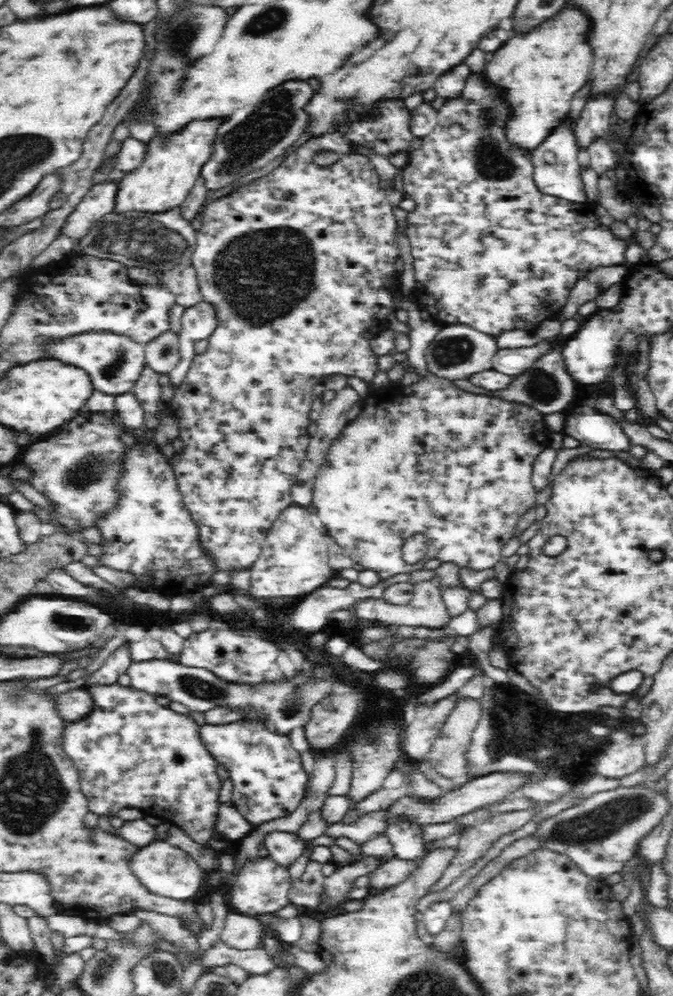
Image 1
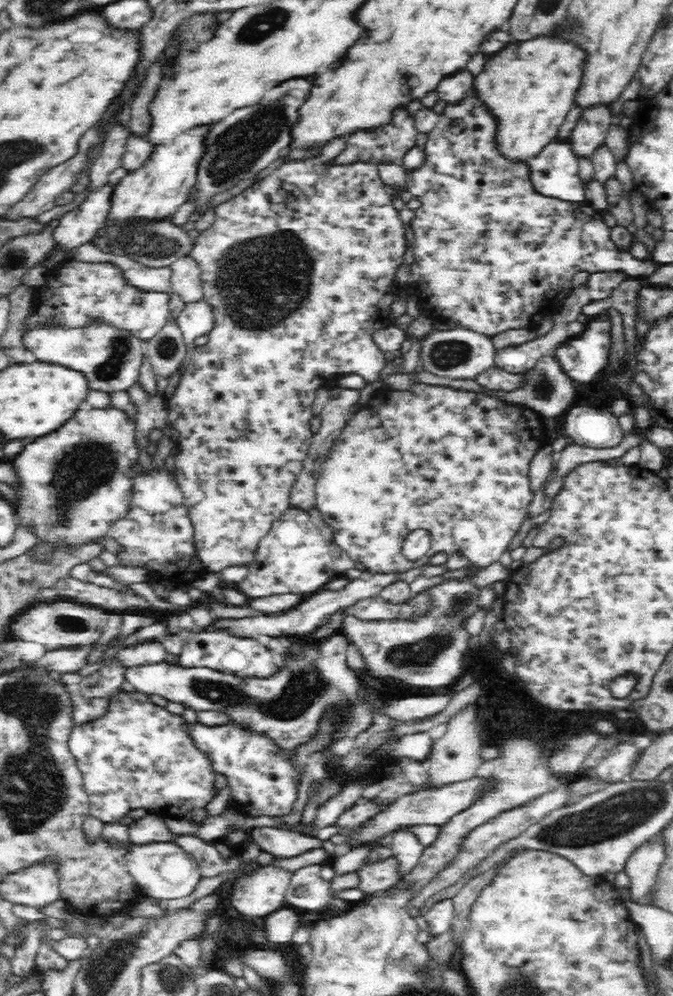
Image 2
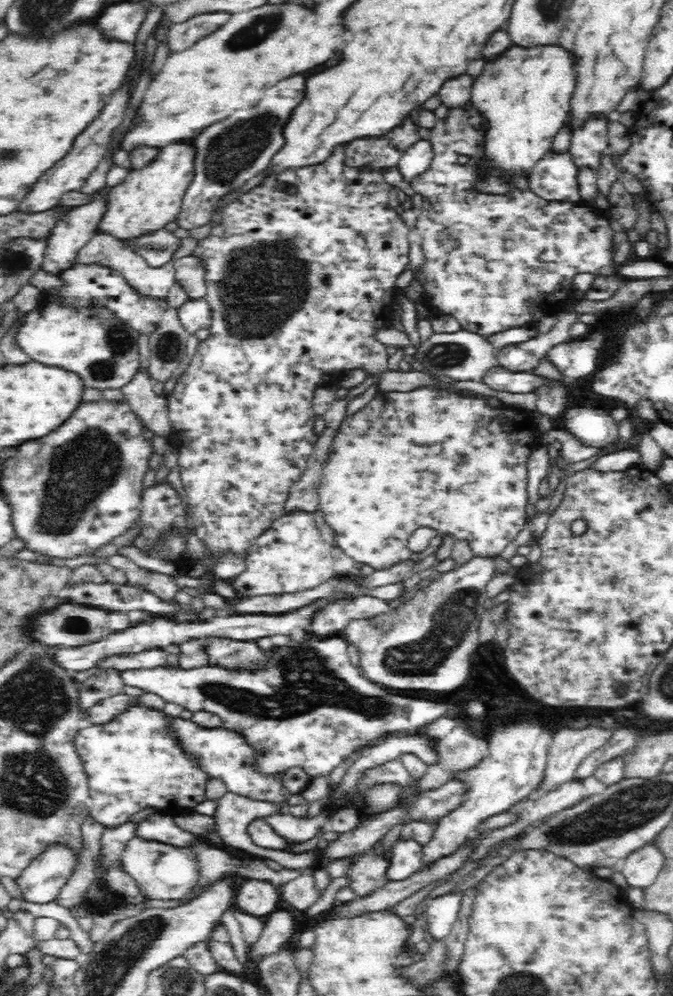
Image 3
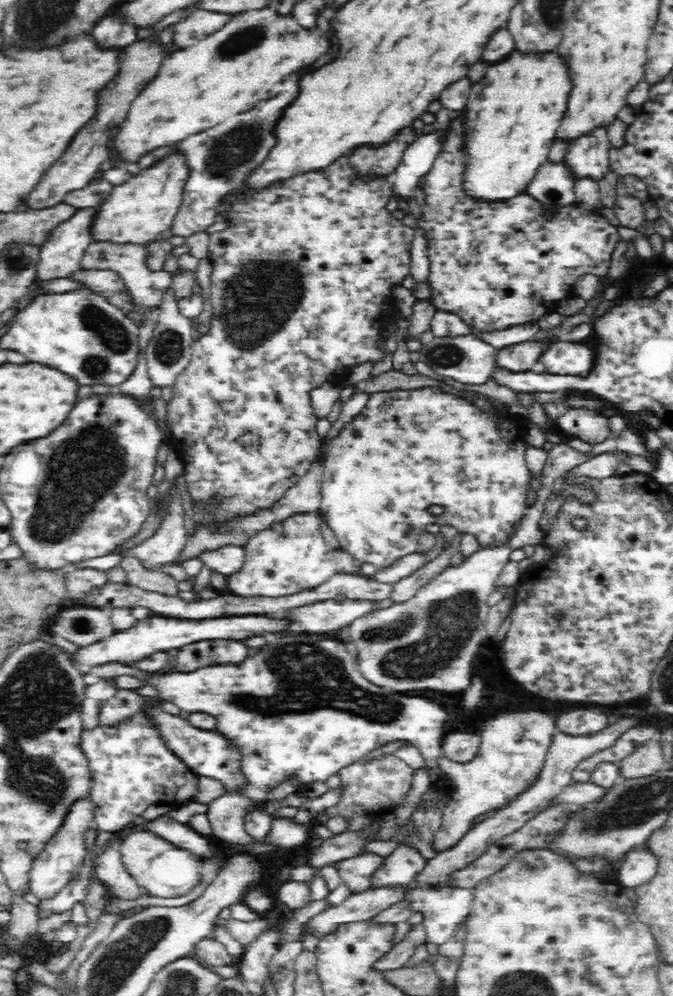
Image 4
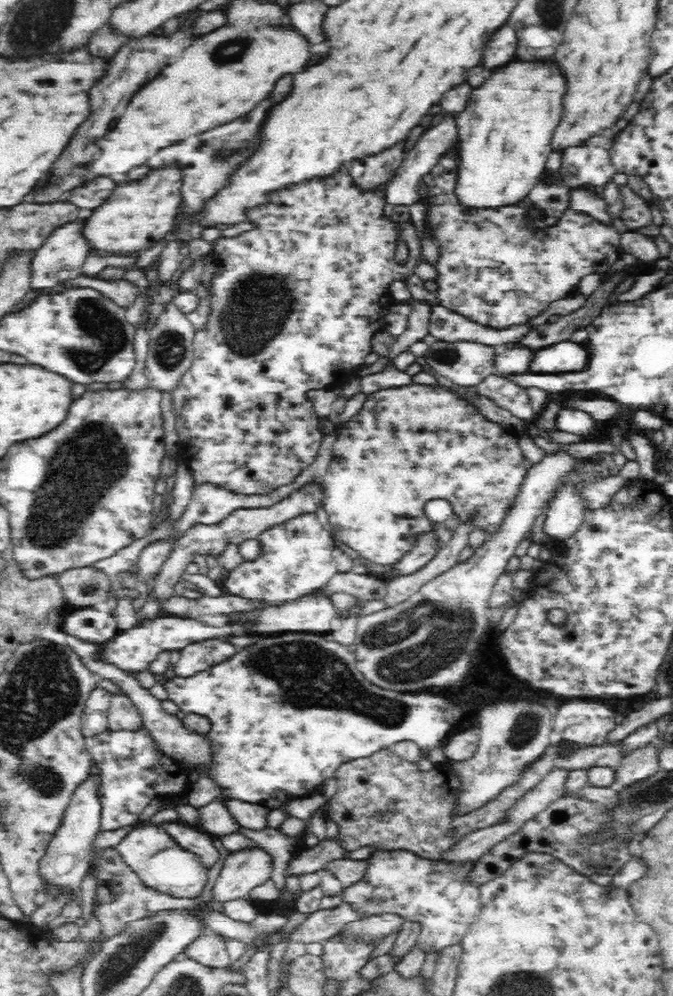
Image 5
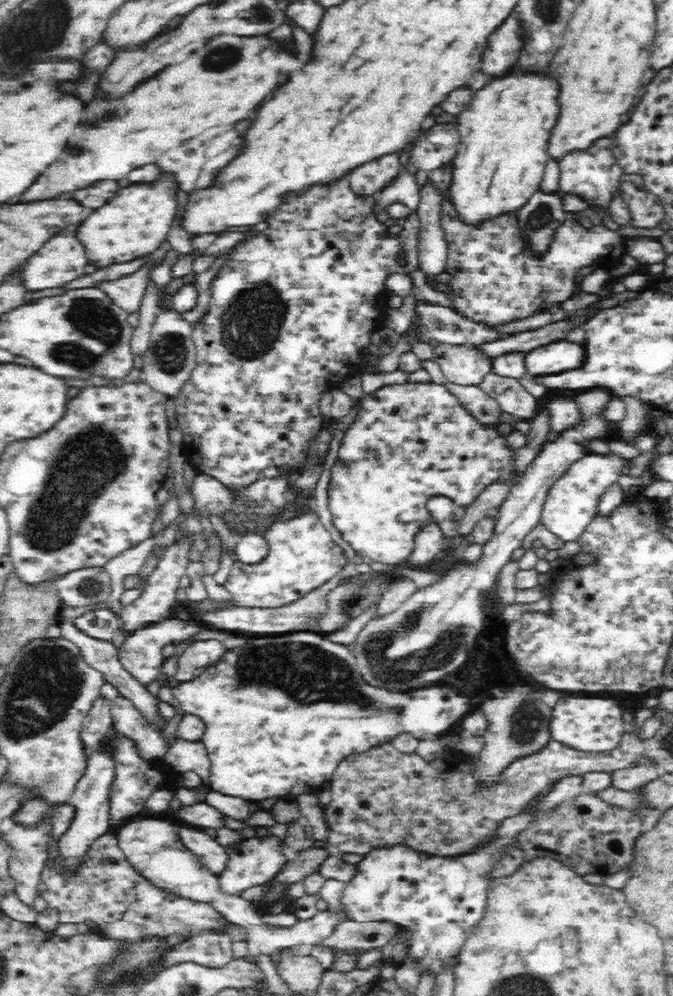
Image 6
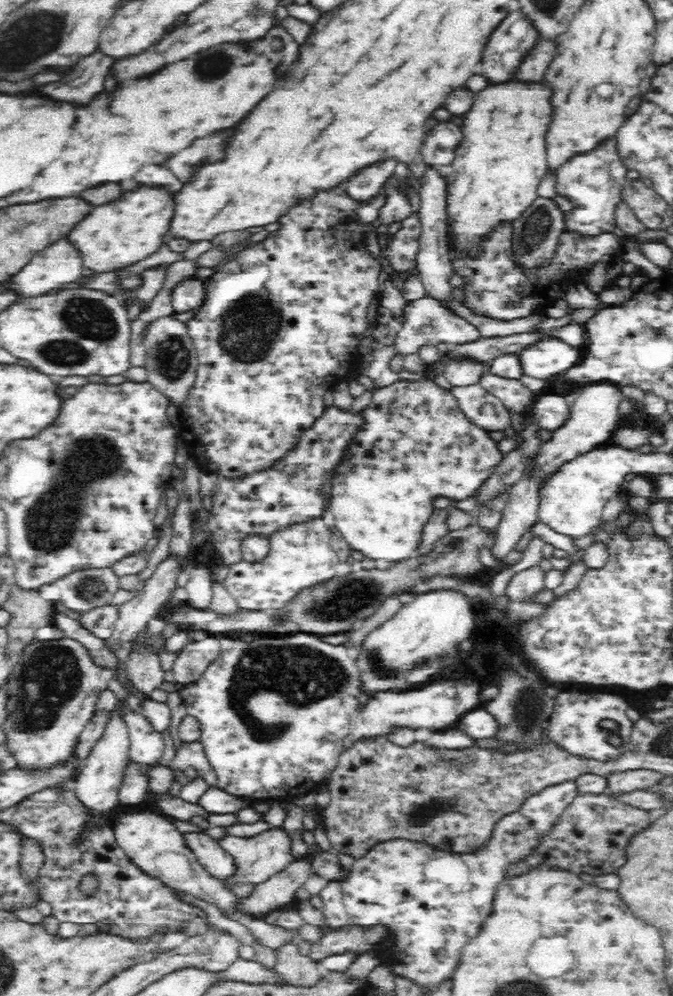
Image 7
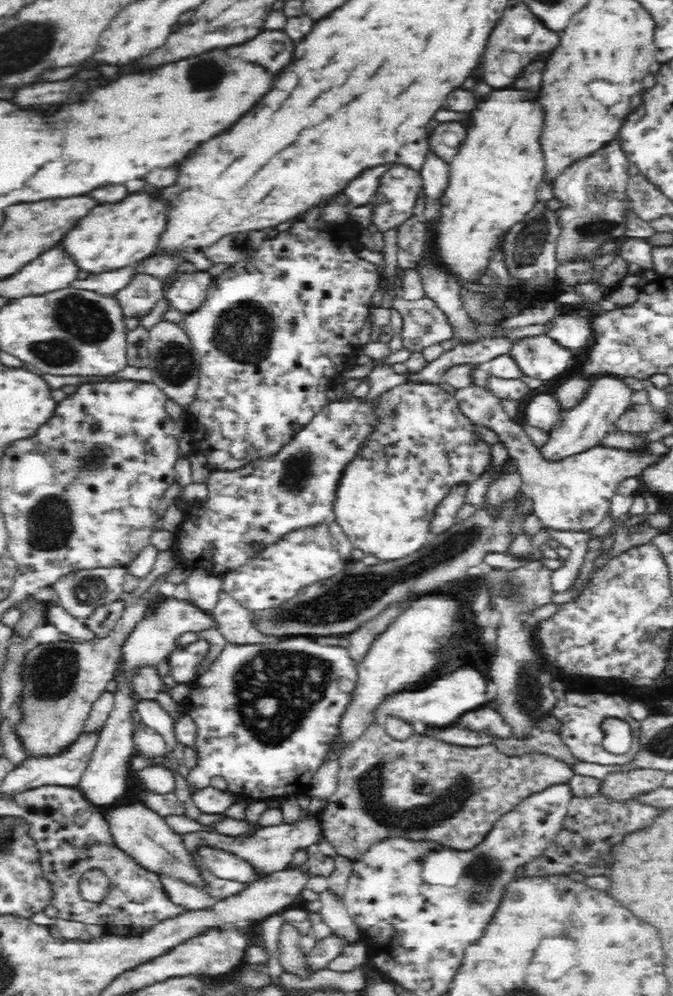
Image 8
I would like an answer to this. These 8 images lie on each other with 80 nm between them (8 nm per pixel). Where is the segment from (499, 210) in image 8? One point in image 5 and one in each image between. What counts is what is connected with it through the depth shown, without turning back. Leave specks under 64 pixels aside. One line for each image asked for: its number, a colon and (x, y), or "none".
5: (504, 134)
6: (501, 154)
7: (493, 179)

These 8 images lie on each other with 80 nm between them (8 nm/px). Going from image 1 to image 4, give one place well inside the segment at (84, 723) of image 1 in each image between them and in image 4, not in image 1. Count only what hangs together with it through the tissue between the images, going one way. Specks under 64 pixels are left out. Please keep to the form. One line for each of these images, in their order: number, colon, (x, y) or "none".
2: (139, 755)
3: (133, 763)
4: (131, 769)

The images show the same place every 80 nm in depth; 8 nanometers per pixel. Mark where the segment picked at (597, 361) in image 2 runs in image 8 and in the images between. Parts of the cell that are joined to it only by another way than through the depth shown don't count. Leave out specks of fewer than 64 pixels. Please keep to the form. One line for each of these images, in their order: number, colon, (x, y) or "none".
3: (576, 360)
4: (561, 358)
5: (563, 357)
6: (556, 357)
7: (544, 359)
8: (540, 357)

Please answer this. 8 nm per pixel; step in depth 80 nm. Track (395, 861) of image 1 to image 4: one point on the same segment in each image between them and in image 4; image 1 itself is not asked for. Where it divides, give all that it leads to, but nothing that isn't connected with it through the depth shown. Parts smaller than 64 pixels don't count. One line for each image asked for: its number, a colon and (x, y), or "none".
2: (378, 876)
3: (367, 873)
4: (355, 872)

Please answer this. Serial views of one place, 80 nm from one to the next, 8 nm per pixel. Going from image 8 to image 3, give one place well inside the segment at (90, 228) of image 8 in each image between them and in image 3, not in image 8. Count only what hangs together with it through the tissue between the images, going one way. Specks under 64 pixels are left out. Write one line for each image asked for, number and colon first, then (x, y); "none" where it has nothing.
3: (148, 200)
4: (137, 212)
5: (137, 216)
6: (135, 224)
7: (107, 240)

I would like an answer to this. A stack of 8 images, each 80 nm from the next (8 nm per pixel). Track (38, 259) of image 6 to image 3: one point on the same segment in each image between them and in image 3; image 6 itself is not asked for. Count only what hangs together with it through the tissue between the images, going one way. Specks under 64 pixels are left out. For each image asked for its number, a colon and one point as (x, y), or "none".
3: (71, 234)
4: (60, 256)
5: (62, 256)

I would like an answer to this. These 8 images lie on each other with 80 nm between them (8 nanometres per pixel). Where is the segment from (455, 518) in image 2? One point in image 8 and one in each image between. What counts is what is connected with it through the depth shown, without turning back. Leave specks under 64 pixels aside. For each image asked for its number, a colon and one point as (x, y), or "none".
3: (429, 457)
4: (407, 449)
5: (407, 445)
6: (409, 442)
7: (416, 446)
8: (388, 498)

